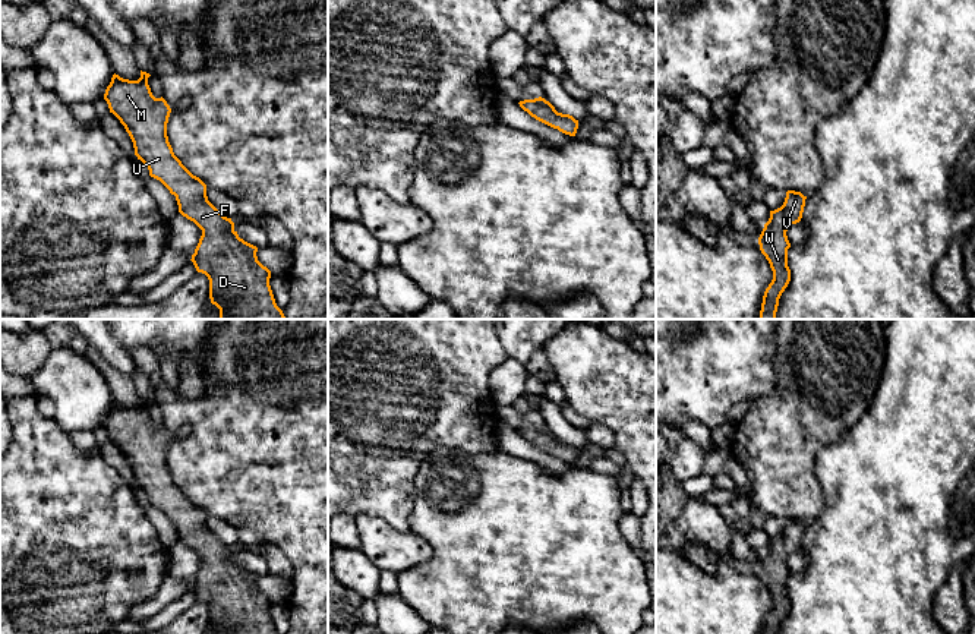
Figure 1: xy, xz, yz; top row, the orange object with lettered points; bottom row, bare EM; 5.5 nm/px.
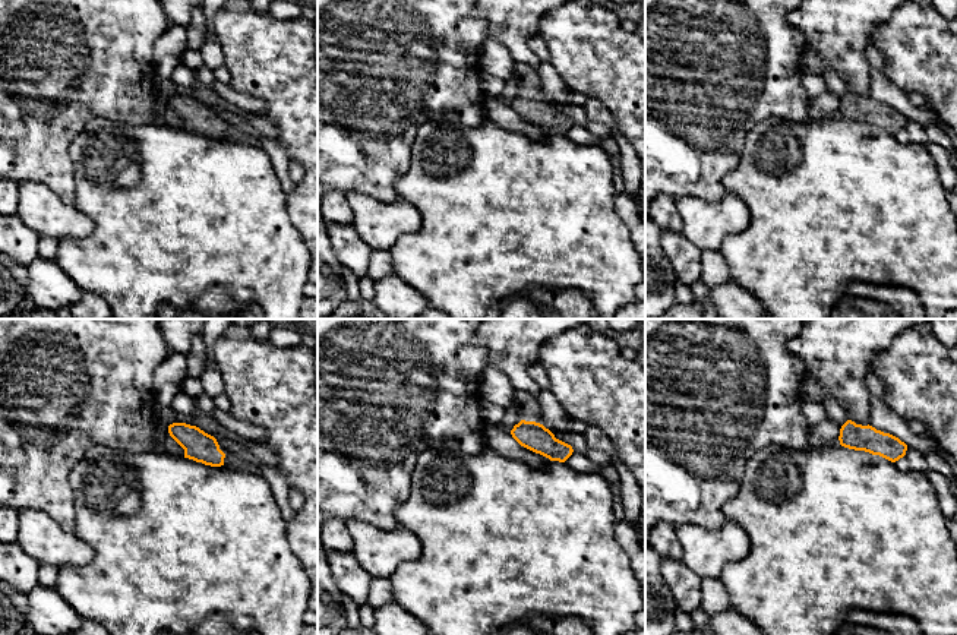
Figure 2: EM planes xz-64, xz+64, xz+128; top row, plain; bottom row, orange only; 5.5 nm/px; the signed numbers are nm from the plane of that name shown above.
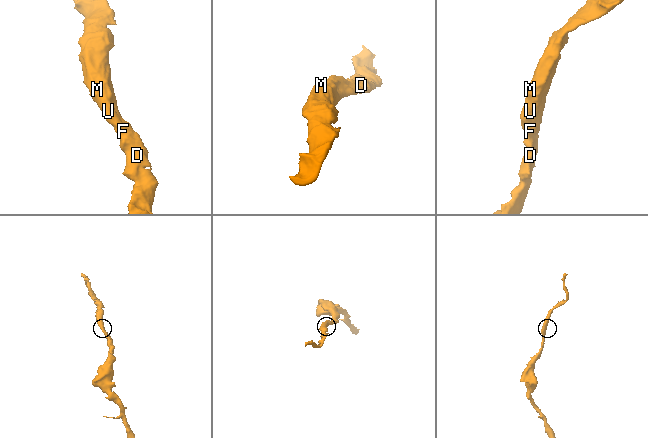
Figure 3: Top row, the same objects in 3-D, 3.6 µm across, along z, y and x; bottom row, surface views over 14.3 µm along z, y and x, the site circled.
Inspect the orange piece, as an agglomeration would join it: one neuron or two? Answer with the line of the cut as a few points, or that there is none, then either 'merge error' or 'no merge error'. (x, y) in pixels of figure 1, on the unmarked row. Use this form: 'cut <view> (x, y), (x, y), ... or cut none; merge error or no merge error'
cut none; no merge error

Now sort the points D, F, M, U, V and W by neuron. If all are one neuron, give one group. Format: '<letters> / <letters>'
D F M U V W

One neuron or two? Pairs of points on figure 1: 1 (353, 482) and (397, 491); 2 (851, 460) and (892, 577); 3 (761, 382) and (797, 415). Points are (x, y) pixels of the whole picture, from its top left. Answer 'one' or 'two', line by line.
1: one
2: one
3: two

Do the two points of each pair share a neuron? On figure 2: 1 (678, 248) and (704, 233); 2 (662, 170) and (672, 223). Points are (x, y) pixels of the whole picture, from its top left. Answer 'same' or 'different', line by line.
1: different
2: different

